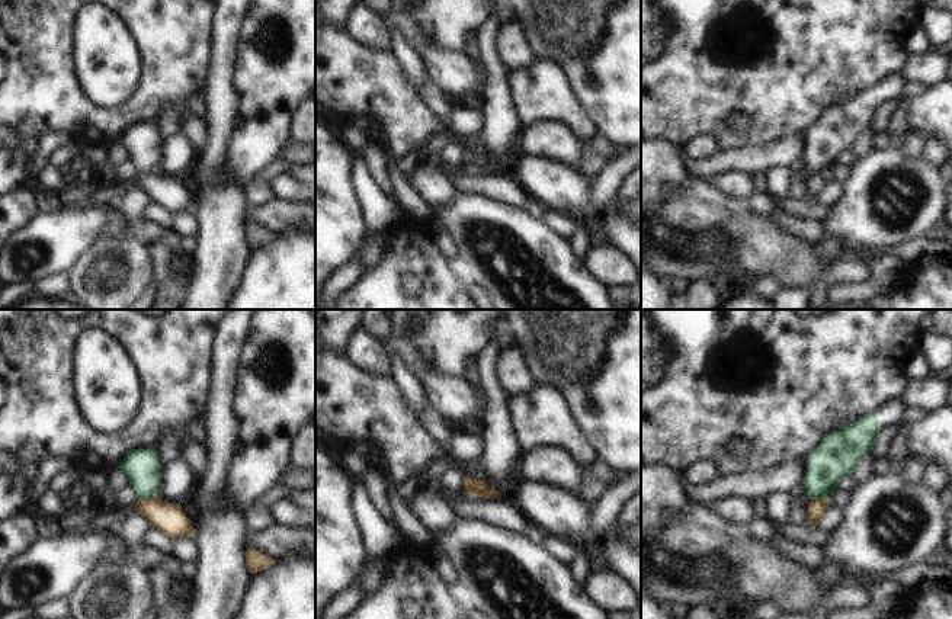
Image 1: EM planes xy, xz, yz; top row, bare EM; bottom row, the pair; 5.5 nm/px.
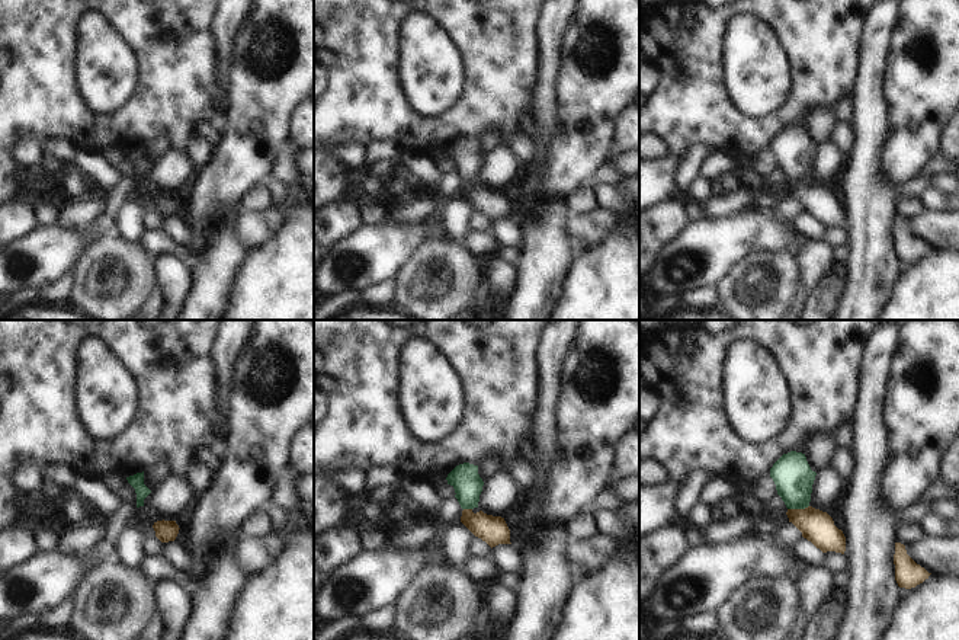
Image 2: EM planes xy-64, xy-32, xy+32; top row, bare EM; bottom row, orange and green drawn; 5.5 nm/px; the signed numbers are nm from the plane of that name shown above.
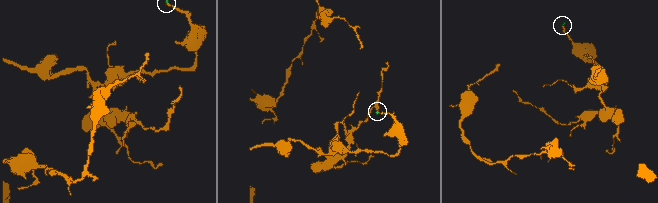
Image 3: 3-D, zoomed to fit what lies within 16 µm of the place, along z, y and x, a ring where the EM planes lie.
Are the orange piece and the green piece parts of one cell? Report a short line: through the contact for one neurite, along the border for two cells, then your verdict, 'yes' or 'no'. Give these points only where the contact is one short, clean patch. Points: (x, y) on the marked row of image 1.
yes

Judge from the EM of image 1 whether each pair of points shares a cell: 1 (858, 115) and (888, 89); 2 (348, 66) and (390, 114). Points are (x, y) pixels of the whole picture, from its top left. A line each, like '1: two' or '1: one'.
1: one
2: one

